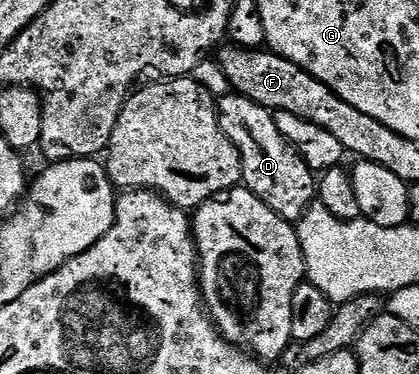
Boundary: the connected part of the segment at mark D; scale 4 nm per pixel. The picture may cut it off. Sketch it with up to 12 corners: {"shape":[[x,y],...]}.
{"shape":[[244,95],[218,96],[242,186],[298,224],[317,175]]}

